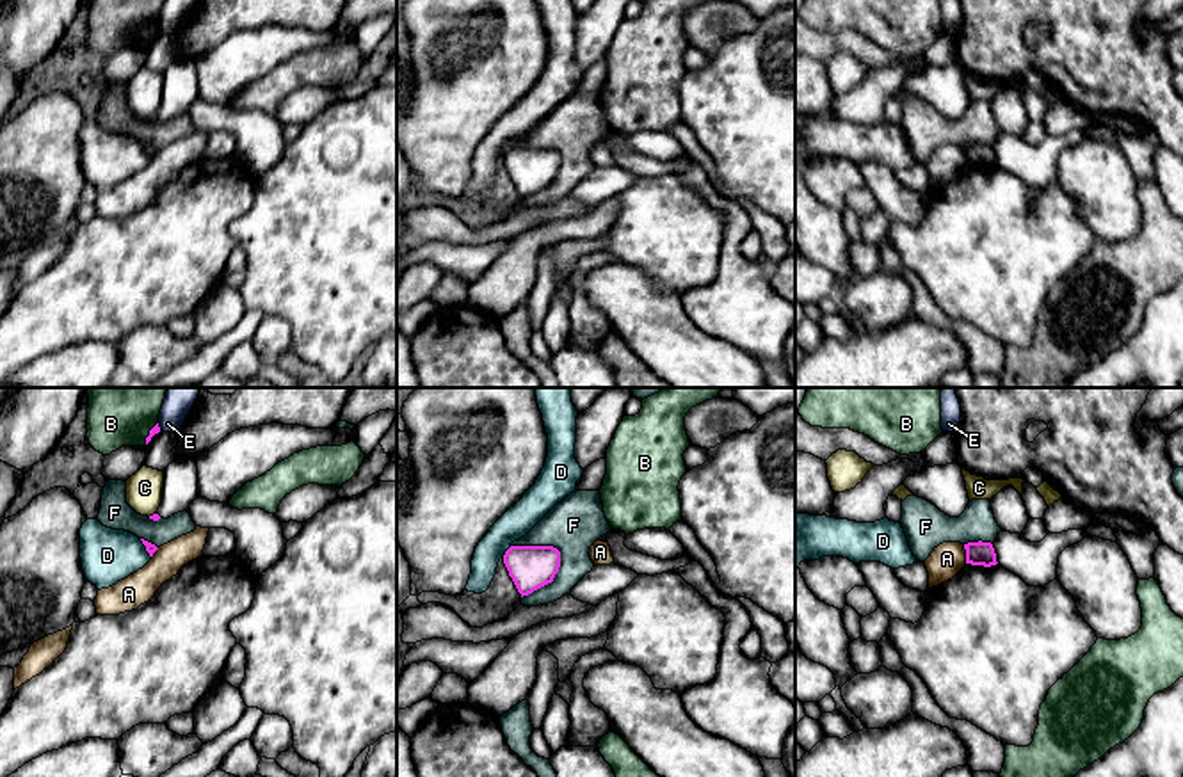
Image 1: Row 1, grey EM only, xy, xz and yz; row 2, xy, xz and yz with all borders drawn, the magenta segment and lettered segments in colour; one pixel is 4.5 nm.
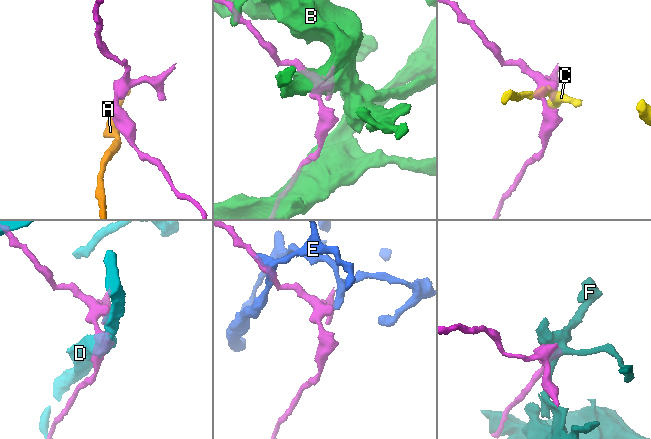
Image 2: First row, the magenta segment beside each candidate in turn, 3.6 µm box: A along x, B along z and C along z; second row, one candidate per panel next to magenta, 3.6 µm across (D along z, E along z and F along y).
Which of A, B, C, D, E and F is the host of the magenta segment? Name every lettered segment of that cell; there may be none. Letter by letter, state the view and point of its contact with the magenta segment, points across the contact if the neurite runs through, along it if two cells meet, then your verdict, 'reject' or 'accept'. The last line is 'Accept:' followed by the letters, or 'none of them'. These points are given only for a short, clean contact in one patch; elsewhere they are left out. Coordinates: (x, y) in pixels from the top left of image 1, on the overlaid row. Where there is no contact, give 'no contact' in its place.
A: meets magenta in yz at (966, 553); border along yz (963, 544), (966, 562); reject
B: meets magenta in xy at (150, 432); reject
C: meets magenta in xy at (153, 514); border along xy (155, 512), (148, 516); reject
D: meets magenta in xz at (506, 552); reject
E: meets magenta in xy at (159, 427); reject
F: meets magenta in xz at (554, 576); reject
Accept: none of them

